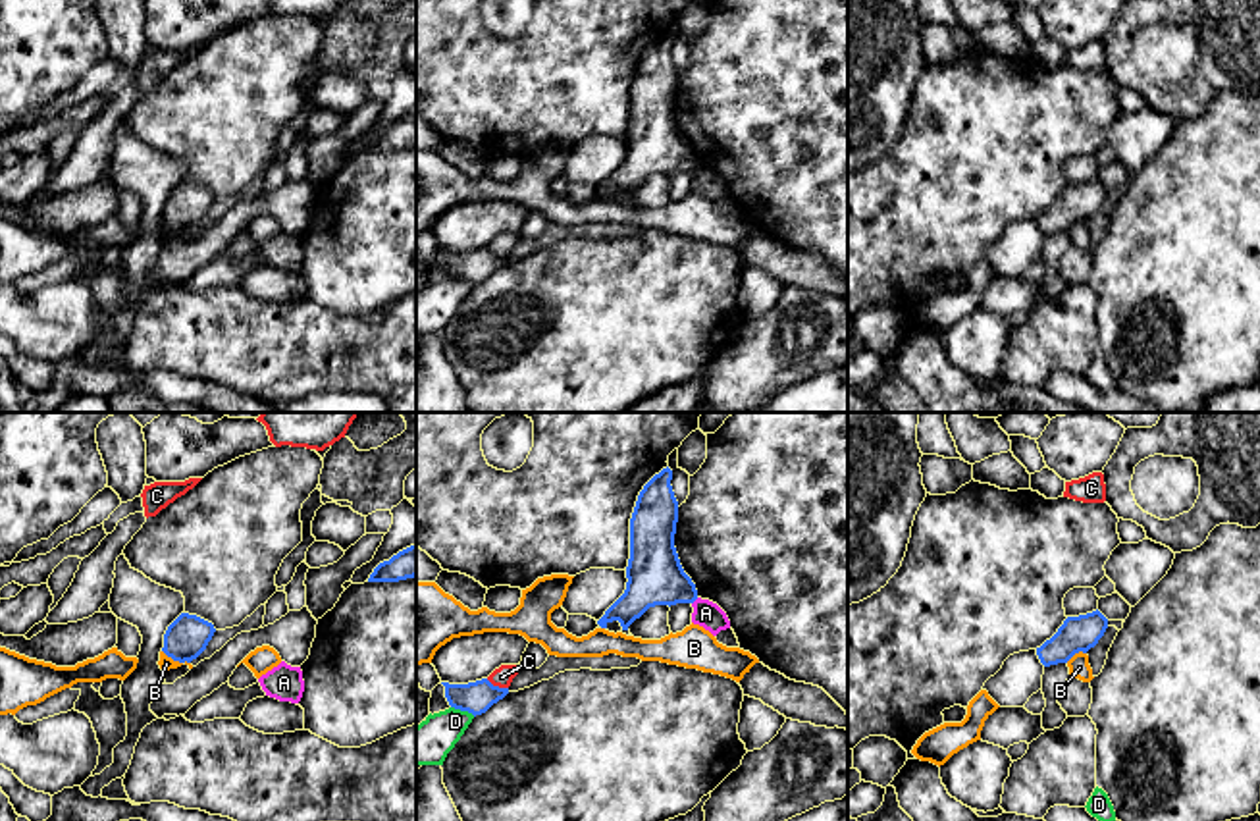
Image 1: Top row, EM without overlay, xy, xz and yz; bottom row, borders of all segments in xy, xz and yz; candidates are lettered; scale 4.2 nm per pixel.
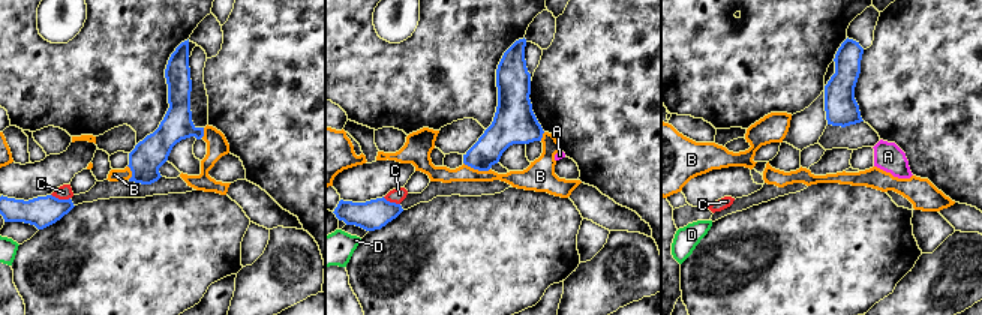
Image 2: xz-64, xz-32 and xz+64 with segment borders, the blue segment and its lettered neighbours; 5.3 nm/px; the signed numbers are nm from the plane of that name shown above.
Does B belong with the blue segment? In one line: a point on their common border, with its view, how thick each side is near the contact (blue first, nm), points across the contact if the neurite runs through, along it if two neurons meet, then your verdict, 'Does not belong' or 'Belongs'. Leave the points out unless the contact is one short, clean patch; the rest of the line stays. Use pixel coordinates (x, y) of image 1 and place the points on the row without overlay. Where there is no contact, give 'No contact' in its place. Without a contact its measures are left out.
Touches blue at xy (176, 228). Thickness 180 nm (blue) against 60 nm. Does not belong

